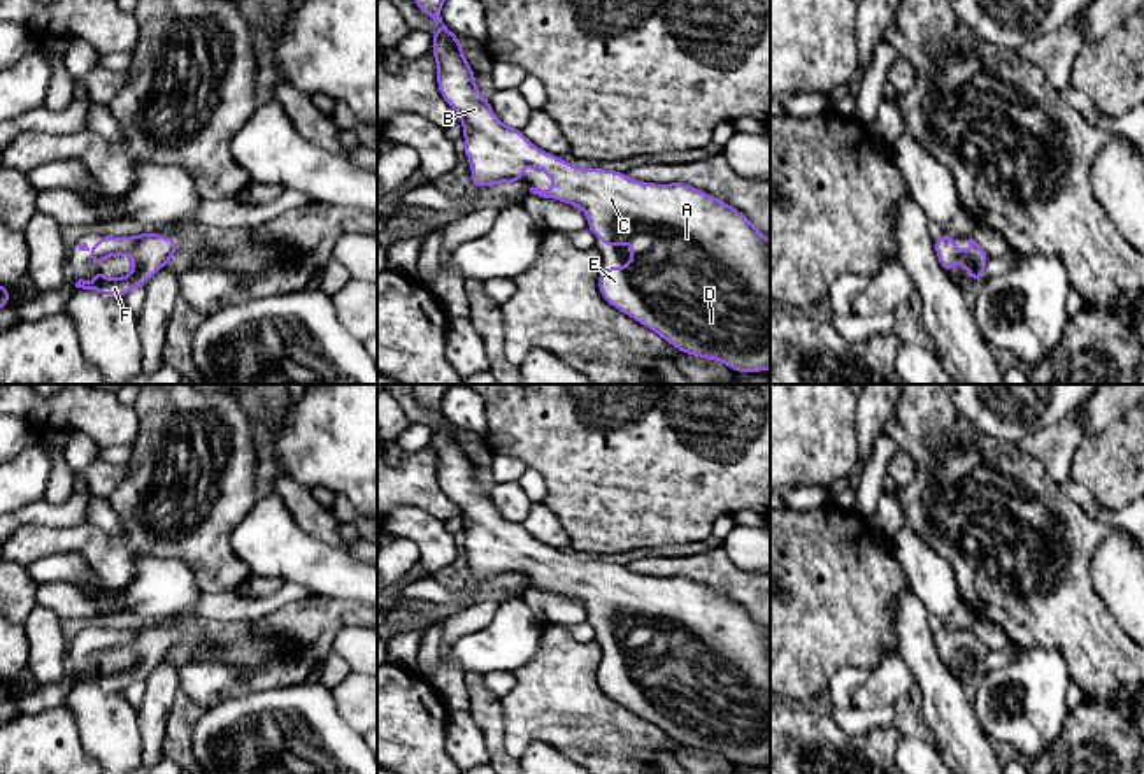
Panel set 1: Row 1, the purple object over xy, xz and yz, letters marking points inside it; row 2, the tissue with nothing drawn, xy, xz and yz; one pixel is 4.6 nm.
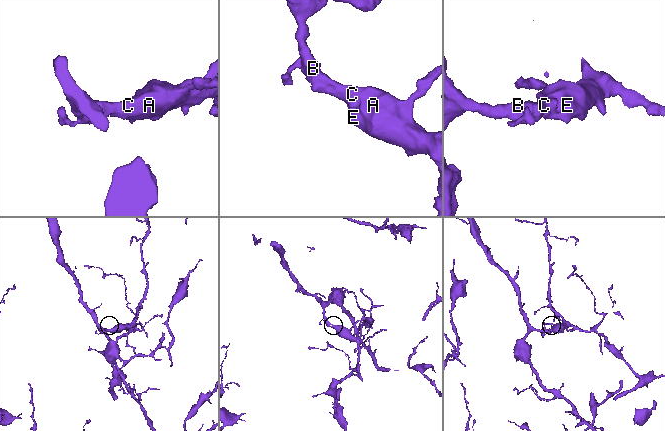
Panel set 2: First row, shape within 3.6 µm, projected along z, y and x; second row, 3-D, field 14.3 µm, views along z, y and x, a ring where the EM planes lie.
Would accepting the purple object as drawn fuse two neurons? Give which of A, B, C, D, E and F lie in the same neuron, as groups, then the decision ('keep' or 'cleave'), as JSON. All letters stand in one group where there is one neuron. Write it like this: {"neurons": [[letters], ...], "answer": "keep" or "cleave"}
{"neurons": [["A", "B", "C", "D", "E", "F"]], "answer": "keep"}

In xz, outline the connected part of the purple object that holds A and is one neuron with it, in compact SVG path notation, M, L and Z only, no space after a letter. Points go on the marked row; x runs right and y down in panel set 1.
M414 0L416 7L428 16L433 21L439 21L442 26L432 33L433 44L430 53L437 60L437 86L440 91L440 97L451 105L458 114L460 114L460 123L463 125L463 137L465 137L465 149L463 156L467 158L468 163L474 163L475 167L468 172L470 181L472 181L472 190L477 188L488 188L498 183L521 183L525 177L525 170L521 168L523 165L532 165L535 168L540 168L546 172L553 181L554 188L553 190L540 190L540 188L530 188L530 193L551 198L551 200L560 200L568 205L581 207L586 212L588 218L588 228L595 233L597 239L604 242L602 247L611 247L611 246L628 246L632 253L632 262L625 267L604 267L598 272L600 284L598 291L604 297L605 302L609 302L614 309L628 314L646 328L653 330L658 333L661 339L665 339L670 346L674 346L681 353L688 353L691 356L705 358L705 360L719 360L723 362L728 369L732 369L735 374L737 372L763 372L770 369L770 240L767 235L763 235L760 230L754 228L754 225L735 207L716 200L714 197L686 184L686 183L669 183L669 184L654 184L654 183L642 183L637 179L632 179L625 172L614 172L614 170L605 170L600 167L591 167L591 168L579 168L568 161L565 161L561 156L549 154L547 151L539 149L533 146L523 133L521 128L511 128L504 125L493 112L491 104L488 98L484 98L477 88L475 88L475 72L468 65L468 61L463 56L461 49L461 40L442 23L440 18L440 9L444 0Z

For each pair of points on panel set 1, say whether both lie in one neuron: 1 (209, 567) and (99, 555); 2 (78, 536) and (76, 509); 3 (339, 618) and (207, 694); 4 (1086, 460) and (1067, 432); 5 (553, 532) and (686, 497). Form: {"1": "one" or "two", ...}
{"1": "one", "2": "two", "3": "one", "4": "one", "5": "two"}

